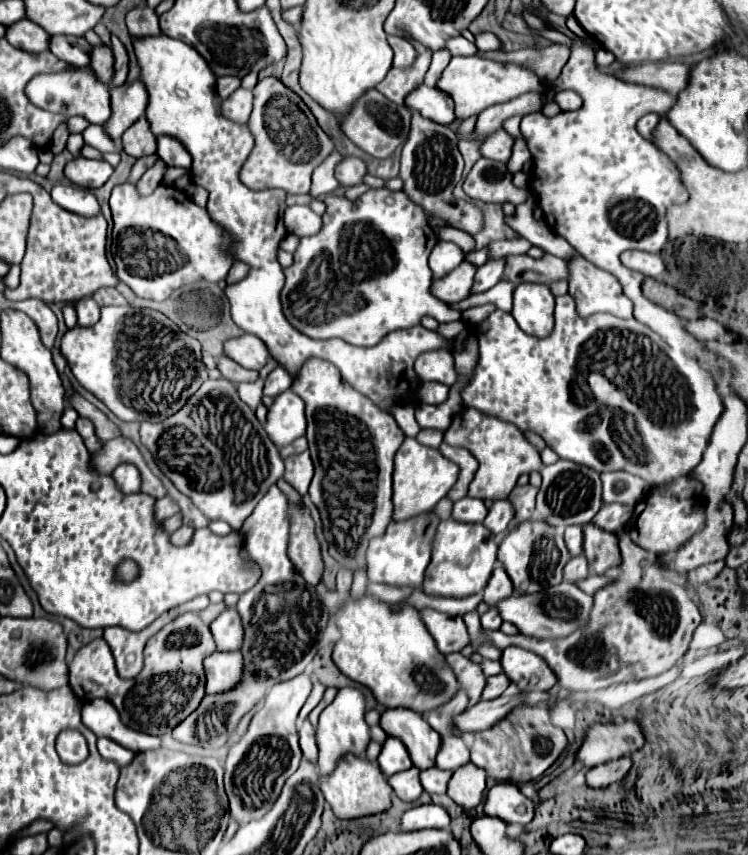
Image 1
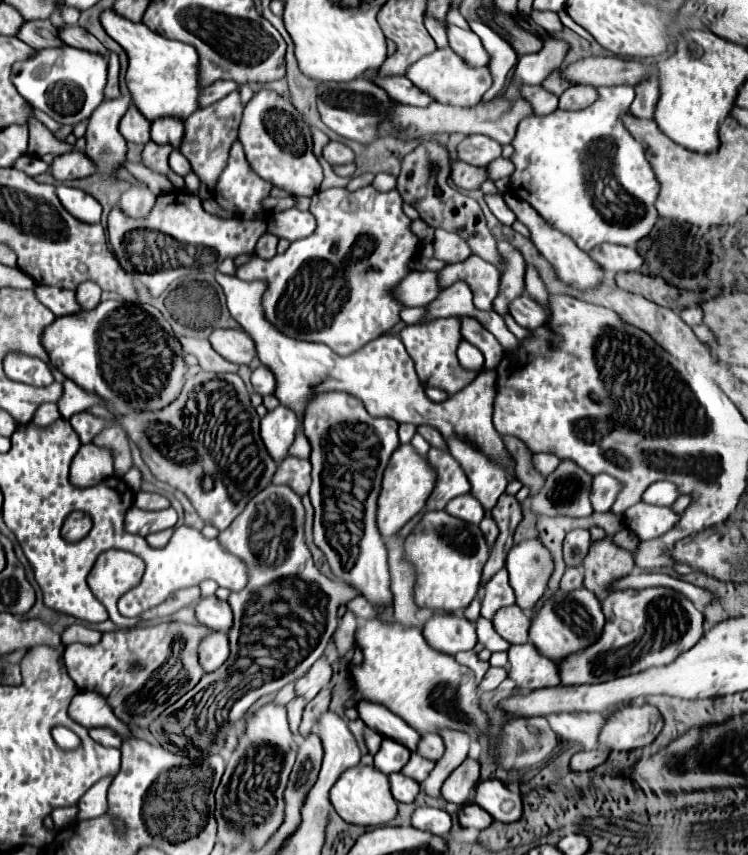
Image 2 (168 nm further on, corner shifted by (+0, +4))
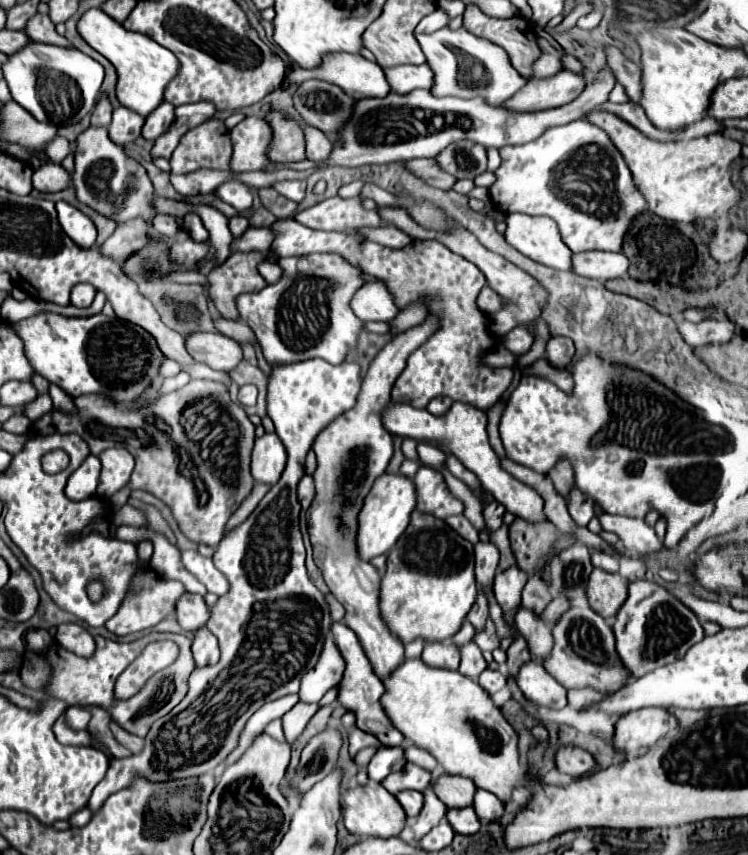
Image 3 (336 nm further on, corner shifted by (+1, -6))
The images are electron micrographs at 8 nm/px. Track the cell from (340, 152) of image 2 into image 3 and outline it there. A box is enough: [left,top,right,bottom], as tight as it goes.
[304,126,332,160]

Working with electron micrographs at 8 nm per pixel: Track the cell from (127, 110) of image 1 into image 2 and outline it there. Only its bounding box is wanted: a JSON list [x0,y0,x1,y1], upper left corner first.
[87,96,133,170]

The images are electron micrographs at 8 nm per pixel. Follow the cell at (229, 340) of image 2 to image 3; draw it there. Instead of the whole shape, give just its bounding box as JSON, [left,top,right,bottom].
[186,332,242,372]

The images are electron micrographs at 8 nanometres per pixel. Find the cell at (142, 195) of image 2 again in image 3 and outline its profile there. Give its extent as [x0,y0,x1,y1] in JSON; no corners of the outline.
[98,218,148,264]

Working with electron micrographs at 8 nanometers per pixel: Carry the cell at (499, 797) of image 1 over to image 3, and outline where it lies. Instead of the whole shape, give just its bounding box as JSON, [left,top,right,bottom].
[472,790,504,822]

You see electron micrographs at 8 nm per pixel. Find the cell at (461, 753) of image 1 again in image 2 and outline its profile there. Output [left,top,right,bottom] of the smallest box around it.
[419,734,445,762]

